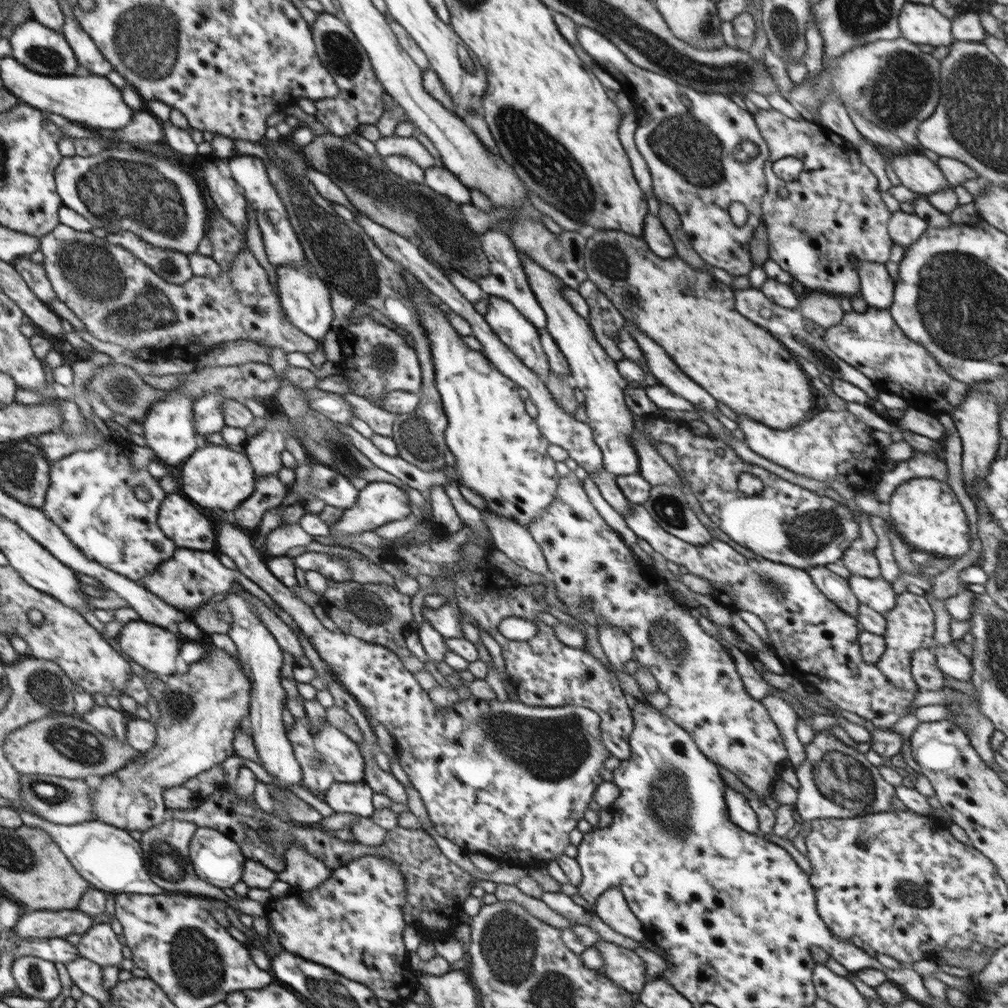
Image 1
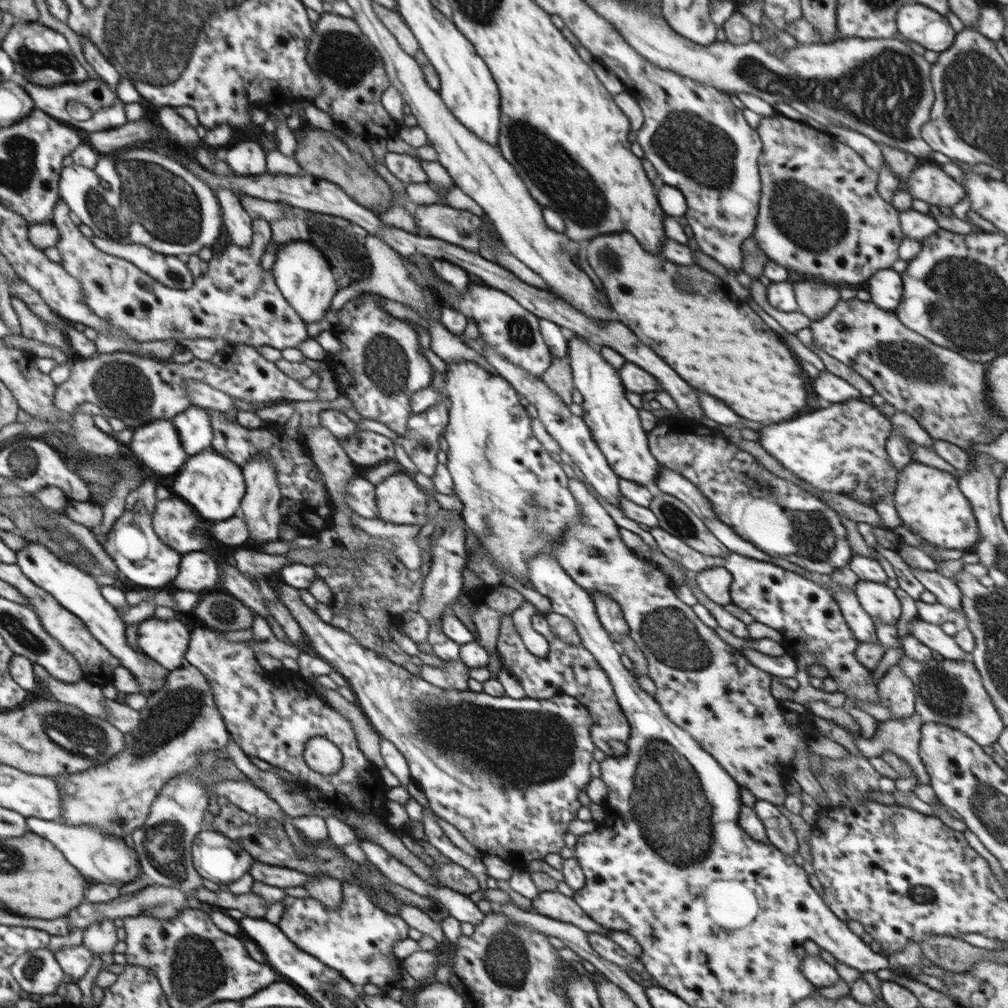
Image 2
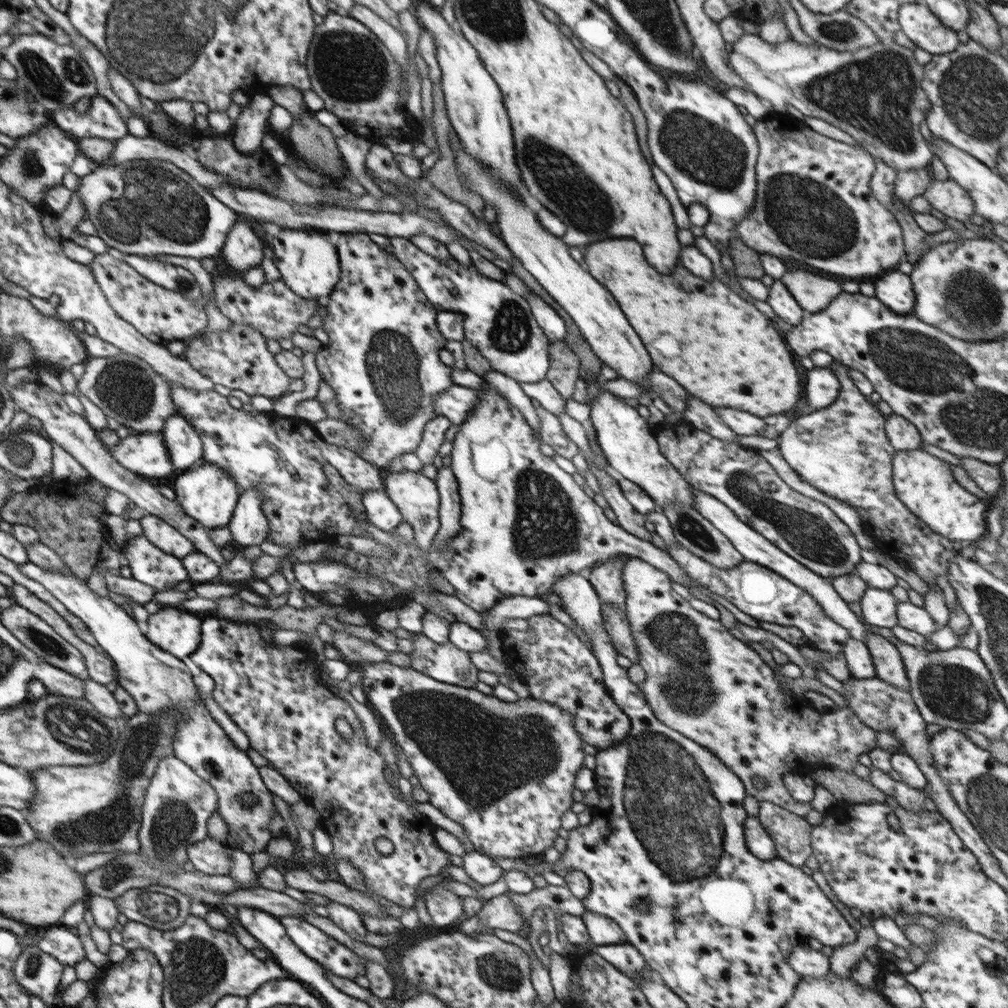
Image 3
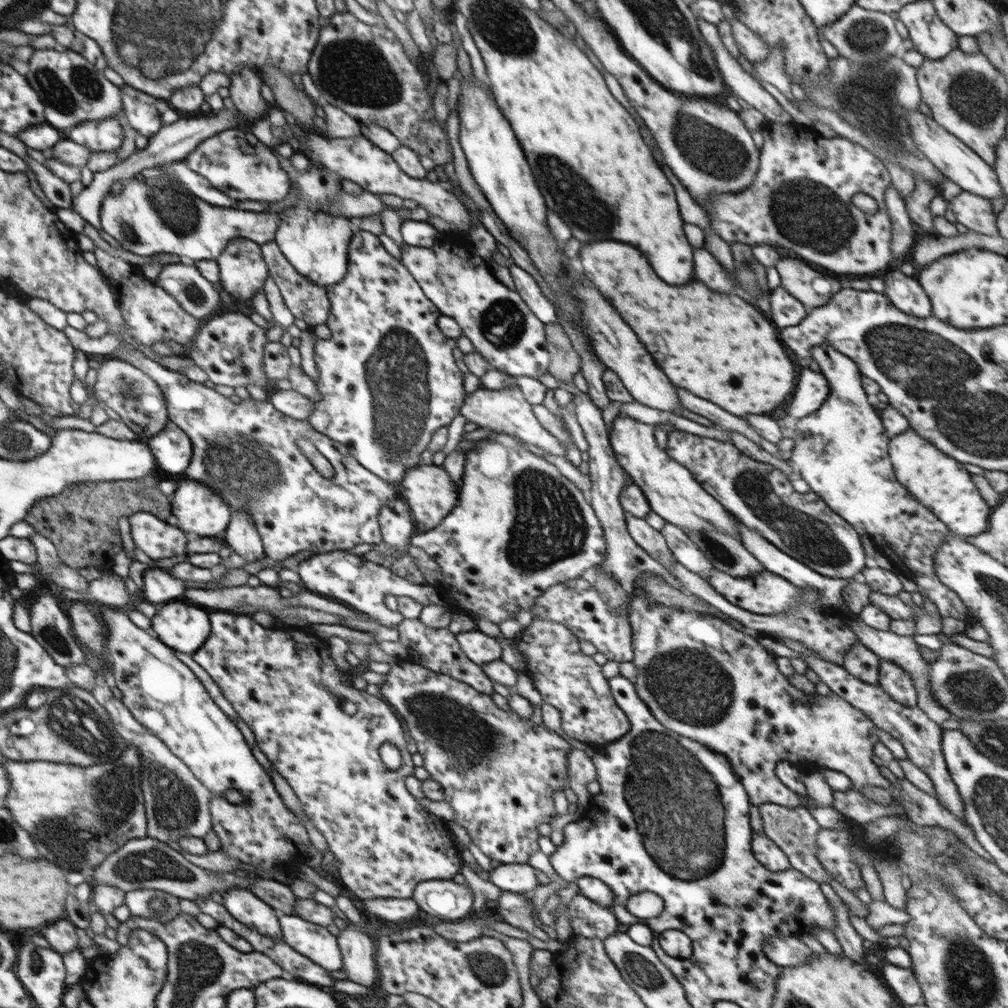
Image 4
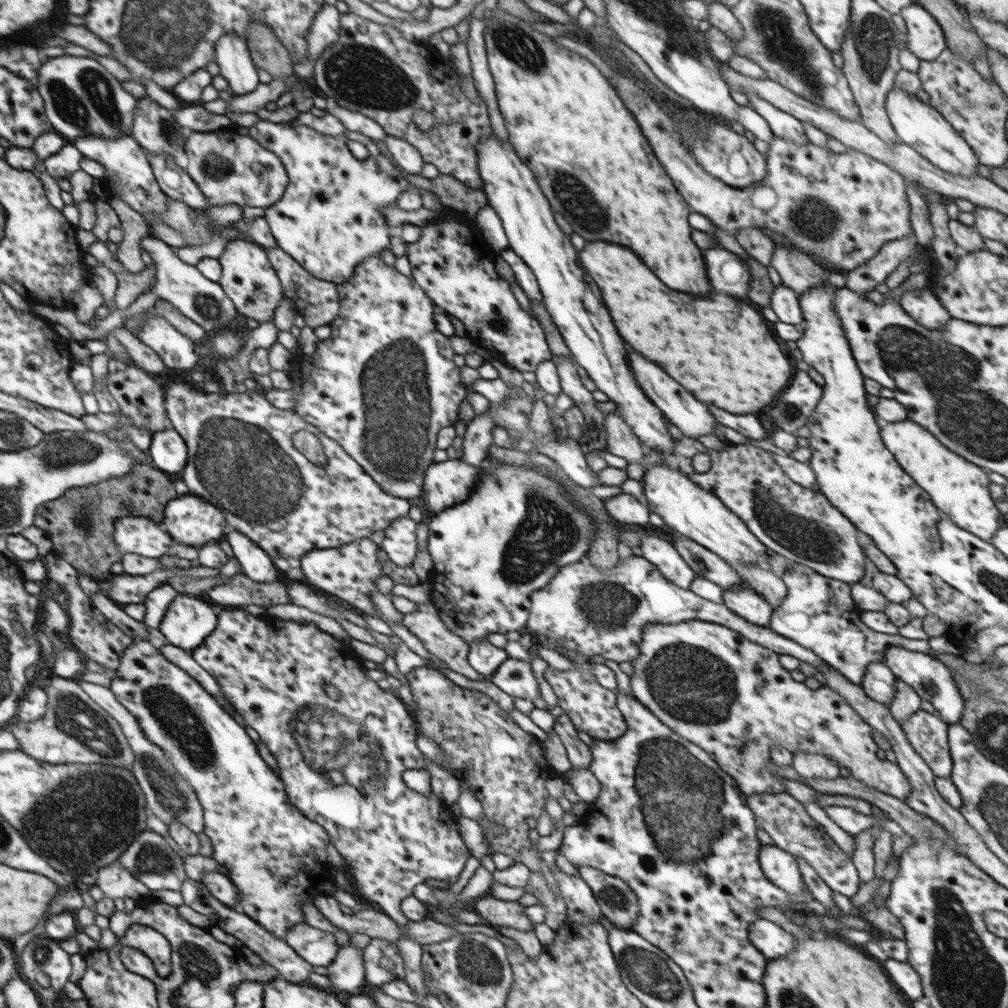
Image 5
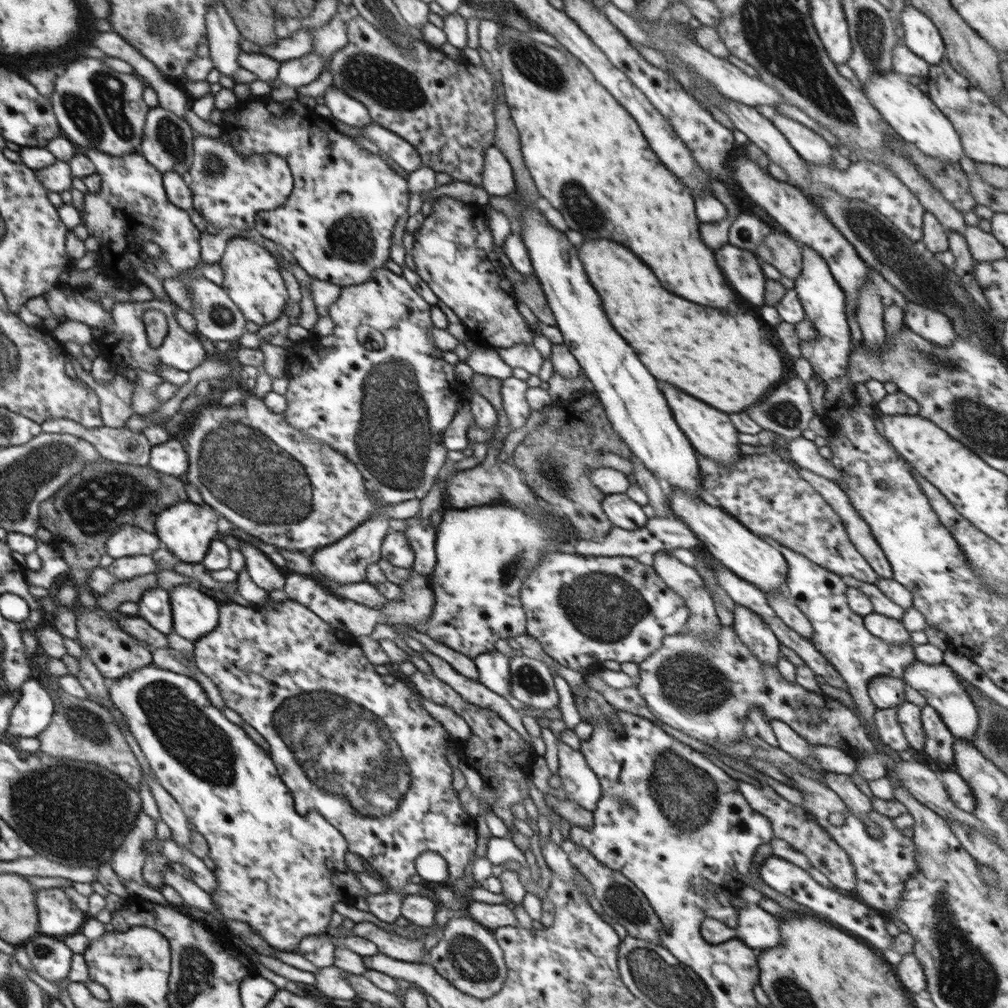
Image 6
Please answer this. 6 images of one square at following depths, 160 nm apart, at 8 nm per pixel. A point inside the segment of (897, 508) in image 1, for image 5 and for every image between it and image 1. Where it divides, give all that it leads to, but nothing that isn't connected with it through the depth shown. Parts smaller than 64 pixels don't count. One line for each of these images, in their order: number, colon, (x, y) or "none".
2: (929, 501)
3: (924, 483)
4: (936, 480)
5: (959, 488)

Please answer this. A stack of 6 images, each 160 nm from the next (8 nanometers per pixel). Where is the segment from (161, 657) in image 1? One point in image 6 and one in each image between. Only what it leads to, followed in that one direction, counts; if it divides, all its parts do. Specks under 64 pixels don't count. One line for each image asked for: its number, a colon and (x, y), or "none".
2: (166, 641)
3: (175, 630)
4: (181, 626)
5: (188, 621)
6: (195, 613)

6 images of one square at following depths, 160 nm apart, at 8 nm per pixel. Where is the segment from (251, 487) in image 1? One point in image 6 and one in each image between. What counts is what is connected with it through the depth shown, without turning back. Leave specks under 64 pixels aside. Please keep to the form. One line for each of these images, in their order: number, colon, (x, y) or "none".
2: (214, 486)
3: (206, 493)
4: (195, 507)
5: (191, 520)
6: (186, 529)

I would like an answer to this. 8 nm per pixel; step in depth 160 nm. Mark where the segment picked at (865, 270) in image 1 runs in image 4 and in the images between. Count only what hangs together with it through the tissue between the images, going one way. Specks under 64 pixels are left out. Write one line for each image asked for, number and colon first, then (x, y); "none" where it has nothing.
2: (885, 286)
3: (895, 289)
4: (904, 291)

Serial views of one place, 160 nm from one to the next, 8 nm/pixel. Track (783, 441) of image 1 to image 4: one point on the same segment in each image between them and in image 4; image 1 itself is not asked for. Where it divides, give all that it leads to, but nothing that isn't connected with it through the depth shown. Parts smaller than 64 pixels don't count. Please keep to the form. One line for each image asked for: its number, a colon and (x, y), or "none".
2: (841, 448)
3: (843, 449)
4: (841, 450)

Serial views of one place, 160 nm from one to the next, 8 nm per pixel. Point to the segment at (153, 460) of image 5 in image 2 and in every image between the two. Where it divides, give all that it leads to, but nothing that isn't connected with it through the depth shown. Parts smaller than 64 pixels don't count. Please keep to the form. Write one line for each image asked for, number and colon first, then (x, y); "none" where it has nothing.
2: (193, 425)
3: (183, 443)
4: (172, 449)

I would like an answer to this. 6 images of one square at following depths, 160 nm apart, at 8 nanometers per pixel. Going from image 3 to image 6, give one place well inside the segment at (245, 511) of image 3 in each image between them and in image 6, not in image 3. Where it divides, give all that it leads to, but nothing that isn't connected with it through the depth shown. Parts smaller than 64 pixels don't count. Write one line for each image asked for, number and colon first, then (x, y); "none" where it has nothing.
4: (241, 535)
5: (256, 564)
6: (266, 575)

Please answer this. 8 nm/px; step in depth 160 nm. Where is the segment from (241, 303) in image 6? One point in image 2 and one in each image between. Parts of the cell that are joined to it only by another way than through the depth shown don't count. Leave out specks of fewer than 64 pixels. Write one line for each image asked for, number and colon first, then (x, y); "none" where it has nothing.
2: (238, 224)
3: (242, 251)
4: (243, 271)
5: (248, 278)

